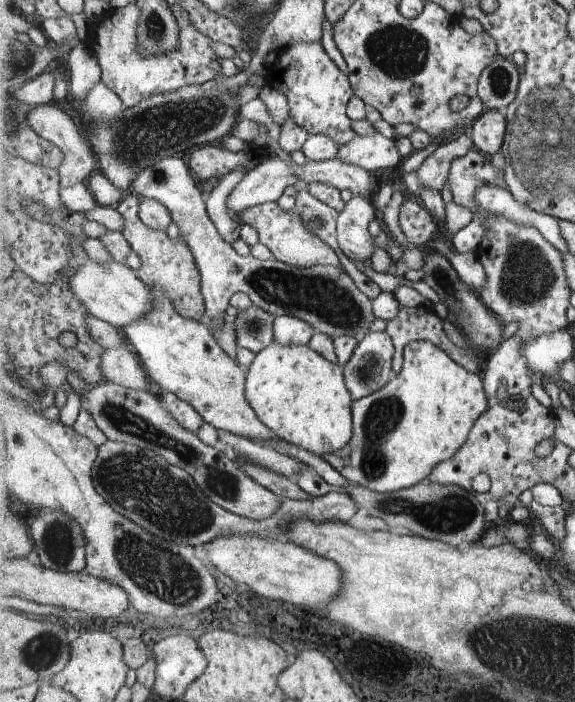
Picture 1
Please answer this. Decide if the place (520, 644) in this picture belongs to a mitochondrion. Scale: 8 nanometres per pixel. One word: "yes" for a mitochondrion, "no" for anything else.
yes

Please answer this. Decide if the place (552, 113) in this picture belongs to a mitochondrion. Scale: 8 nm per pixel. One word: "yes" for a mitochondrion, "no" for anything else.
yes

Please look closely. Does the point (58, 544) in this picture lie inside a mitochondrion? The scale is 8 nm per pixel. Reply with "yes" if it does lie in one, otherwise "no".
yes

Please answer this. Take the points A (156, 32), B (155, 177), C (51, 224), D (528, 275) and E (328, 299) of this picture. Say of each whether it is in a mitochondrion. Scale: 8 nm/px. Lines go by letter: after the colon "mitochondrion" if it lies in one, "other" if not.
A: mitochondrion
B: mitochondrion
C: other
D: mitochondrion
E: mitochondrion

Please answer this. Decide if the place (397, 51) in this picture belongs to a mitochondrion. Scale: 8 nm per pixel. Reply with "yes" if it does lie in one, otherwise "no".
yes

